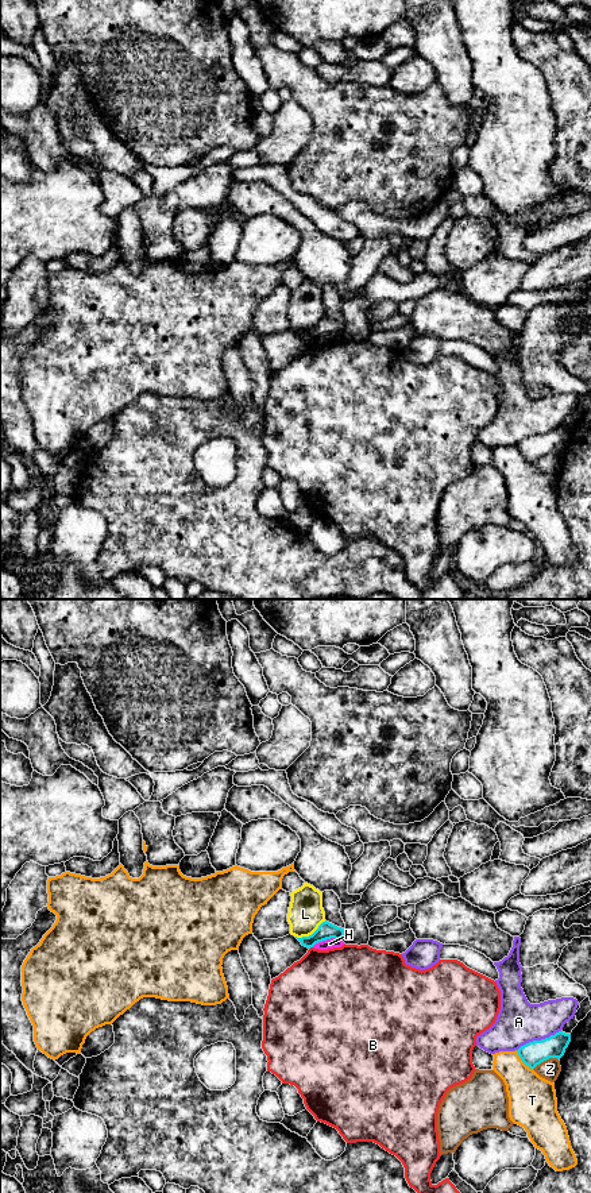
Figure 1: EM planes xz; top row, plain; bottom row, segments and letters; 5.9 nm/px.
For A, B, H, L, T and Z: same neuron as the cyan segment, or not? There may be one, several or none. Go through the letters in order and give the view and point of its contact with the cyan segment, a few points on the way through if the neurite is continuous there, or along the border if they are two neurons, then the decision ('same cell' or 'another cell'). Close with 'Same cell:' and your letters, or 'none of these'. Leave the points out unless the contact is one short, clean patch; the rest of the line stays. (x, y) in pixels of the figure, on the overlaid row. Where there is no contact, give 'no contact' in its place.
A: xz (539, 1041) | another cell
B: xz (311, 946) | another cell
H: xz (327, 938) | along xz (342, 938), (327, 938), (312, 946) | another cell
L: xz (312, 934) | another cell
T: xz (522, 1061) | along xz (516, 1050), (518, 1057), (532, 1069) | another cell
Z: xz (545, 1060) | another cell
Same cell: none of these

